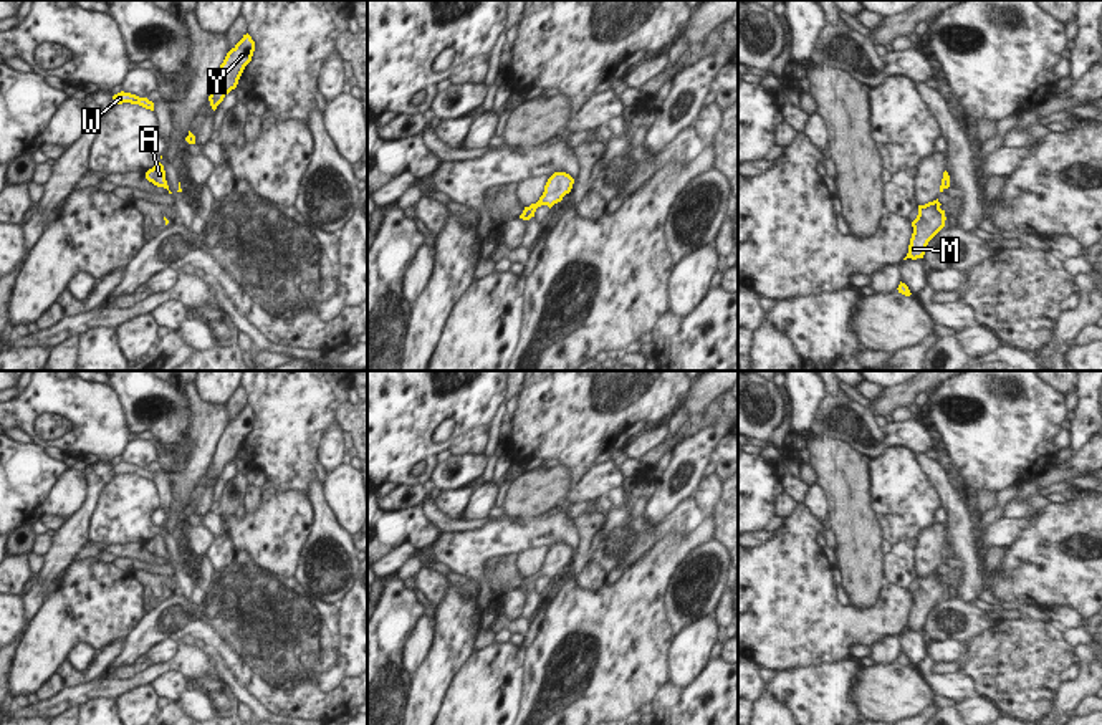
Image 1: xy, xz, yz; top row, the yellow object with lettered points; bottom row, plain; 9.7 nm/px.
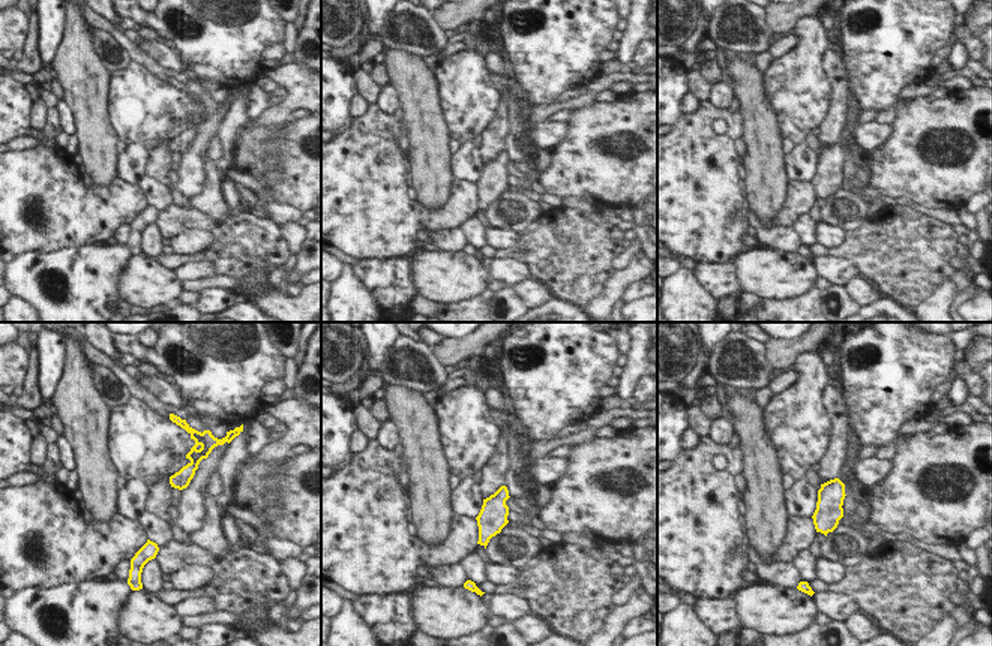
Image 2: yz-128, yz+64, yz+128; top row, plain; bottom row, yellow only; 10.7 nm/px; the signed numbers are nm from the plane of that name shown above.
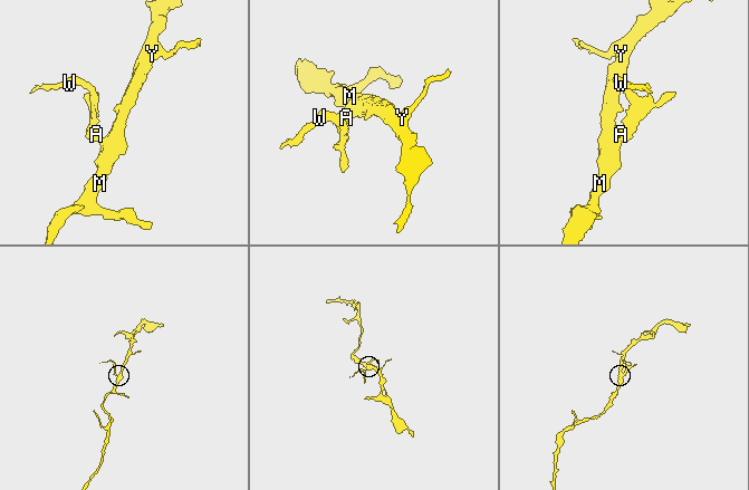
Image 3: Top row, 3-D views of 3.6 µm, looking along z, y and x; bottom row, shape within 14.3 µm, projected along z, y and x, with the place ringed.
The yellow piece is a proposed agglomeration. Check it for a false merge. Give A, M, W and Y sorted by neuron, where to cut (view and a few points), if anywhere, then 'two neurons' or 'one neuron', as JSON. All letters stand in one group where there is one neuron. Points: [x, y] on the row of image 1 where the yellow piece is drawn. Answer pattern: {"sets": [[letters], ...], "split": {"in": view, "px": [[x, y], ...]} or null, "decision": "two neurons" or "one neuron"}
{"sets": [["A", "M", "W", "Y"]], "split": null, "decision": "one neuron"}

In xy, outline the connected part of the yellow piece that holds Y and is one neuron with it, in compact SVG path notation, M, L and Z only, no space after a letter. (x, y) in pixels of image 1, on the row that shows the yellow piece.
M247 33L243 38L227 53L223 63L220 65L212 93L208 96L210 106L215 111L223 98L237 88L238 79L245 66L252 61L255 51L255 41Z

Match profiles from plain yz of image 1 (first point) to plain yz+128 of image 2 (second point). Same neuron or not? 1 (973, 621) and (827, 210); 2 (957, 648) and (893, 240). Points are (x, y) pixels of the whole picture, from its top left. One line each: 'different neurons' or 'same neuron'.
1: same neuron
2: different neurons

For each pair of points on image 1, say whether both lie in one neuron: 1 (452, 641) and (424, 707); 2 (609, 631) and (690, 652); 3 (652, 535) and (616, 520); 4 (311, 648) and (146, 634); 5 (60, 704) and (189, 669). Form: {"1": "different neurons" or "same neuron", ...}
{"1": "same neuron", "2": "different neurons", "3": "same neuron", "4": "same neuron", "5": "same neuron"}

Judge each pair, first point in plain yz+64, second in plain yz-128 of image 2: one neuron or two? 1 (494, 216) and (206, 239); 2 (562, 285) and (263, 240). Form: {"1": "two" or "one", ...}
{"1": "two", "2": "one"}

